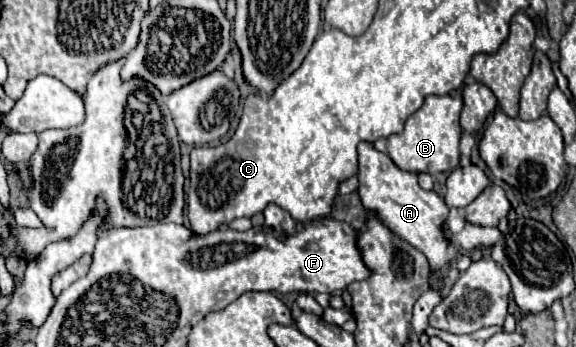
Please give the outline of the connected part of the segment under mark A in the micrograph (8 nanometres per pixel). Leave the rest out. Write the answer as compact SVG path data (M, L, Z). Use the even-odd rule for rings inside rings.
M362 141L358 145L358 155L360 155L358 195L362 205L374 211L384 221L384 225L390 227L396 235L400 235L410 245L420 249L428 257L432 269L448 271L458 247L452 241L452 237L442 231L442 225L446 223L446 217L448 217L448 207L444 199L438 197L434 191L424 191L418 185L416 173L398 169L392 163L392 159L386 153L380 153L378 149L374 149L372 143Z

